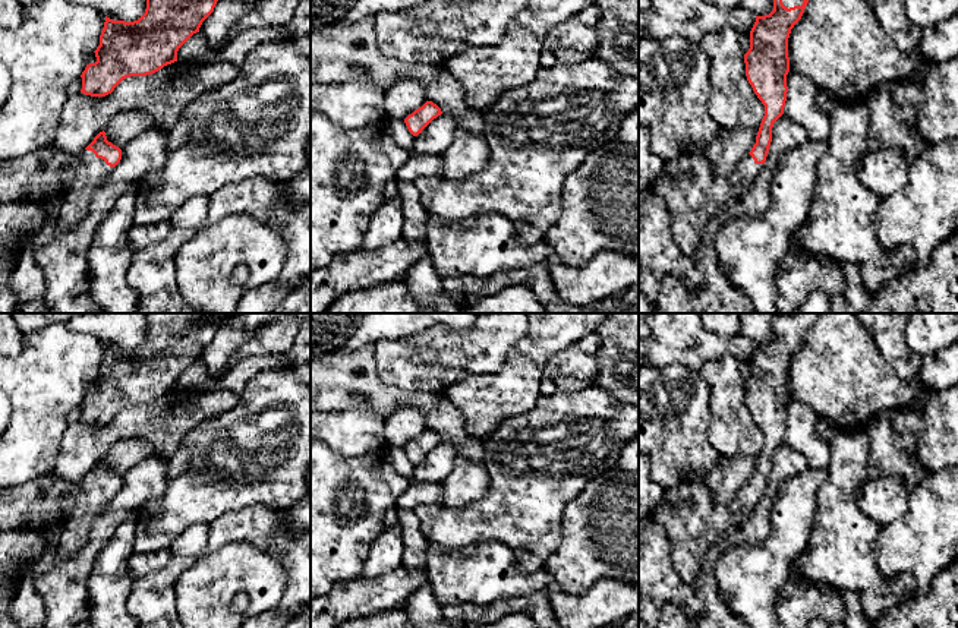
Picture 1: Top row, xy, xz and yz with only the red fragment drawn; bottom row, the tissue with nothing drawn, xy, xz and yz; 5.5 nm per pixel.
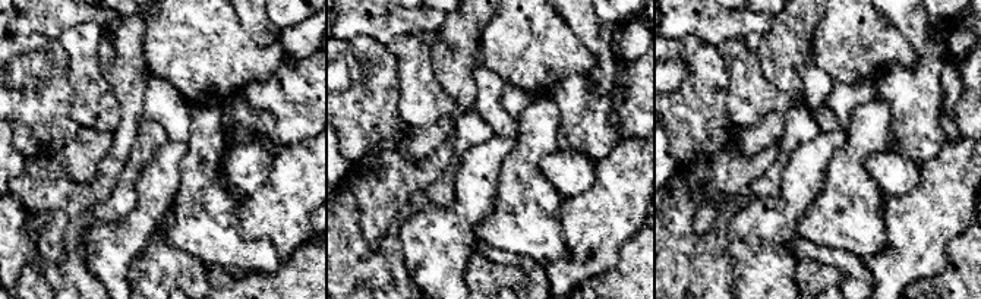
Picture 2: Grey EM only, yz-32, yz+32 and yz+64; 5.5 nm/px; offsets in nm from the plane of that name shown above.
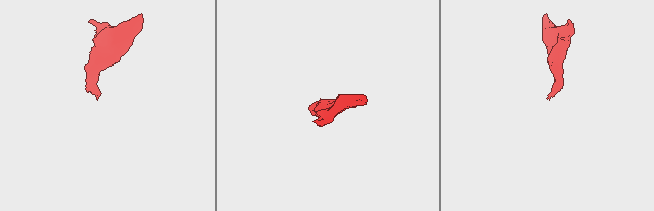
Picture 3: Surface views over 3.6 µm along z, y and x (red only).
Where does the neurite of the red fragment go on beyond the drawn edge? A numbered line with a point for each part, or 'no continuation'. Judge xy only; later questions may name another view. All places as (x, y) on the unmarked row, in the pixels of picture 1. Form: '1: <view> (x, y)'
1: xy (73, 533)

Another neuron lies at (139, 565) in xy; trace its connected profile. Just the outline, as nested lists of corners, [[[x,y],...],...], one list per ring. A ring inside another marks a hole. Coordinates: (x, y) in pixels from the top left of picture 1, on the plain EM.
[[[161,549],[158,552],[149,553],[133,553],[129,559],[129,572],[132,578],[138,580],[141,577],[149,575],[161,568],[164,568],[171,559],[173,553],[170,549]]]

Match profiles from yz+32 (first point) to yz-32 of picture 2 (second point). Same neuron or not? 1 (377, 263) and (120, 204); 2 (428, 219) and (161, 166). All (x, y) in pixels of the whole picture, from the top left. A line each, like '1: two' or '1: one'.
1: one
2: one

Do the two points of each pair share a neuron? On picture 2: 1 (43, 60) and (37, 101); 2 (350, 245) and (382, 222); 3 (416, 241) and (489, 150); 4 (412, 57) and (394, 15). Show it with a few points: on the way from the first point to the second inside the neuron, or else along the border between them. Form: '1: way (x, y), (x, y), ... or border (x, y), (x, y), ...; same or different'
1: way (43, 71), (43, 91); same
2: border (356, 201), (360, 210), (360, 232), (375, 246); different
3: way (442, 227), (475, 195), (479, 176); same
4: border (423, 32), (400, 34), (387, 44); different

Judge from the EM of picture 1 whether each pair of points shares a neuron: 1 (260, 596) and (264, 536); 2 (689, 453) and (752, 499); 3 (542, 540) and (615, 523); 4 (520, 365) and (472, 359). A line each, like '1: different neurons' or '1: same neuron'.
1: different neurons
2: different neurons
3: different neurons
4: different neurons

